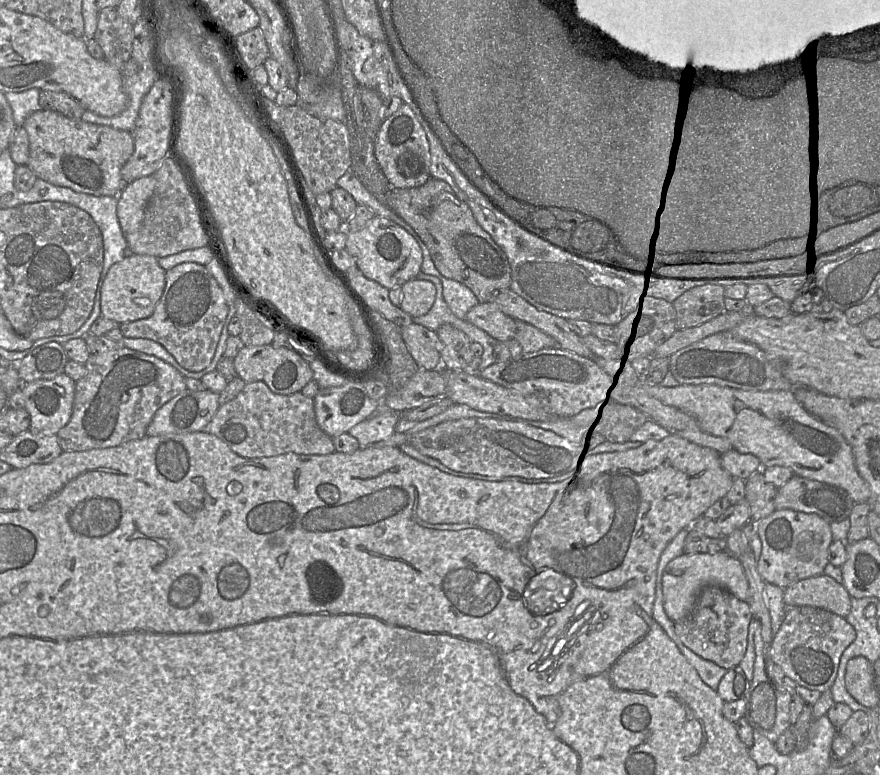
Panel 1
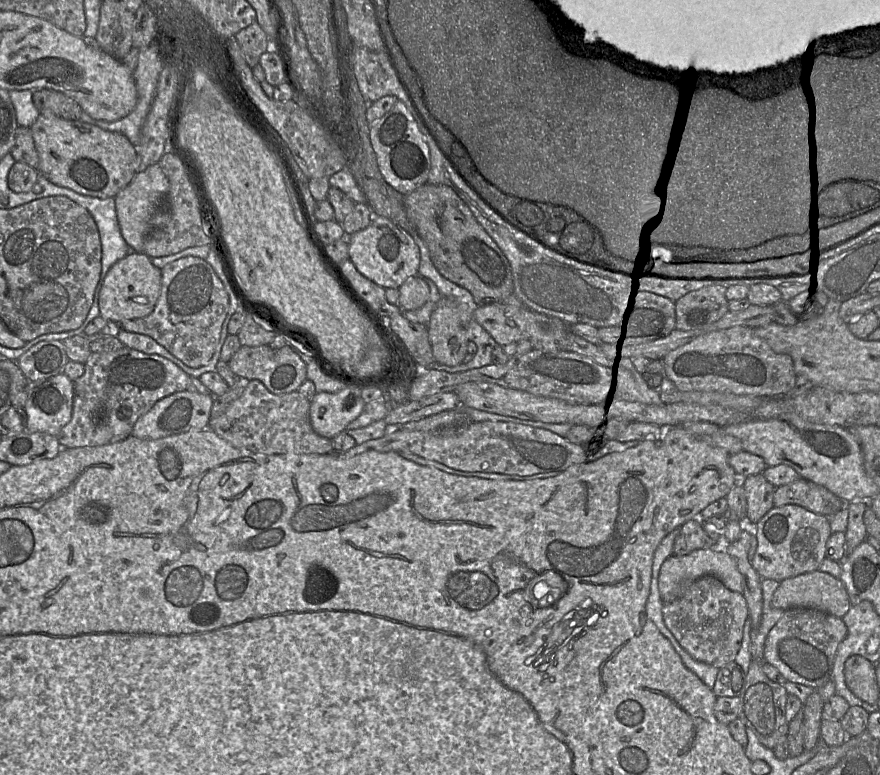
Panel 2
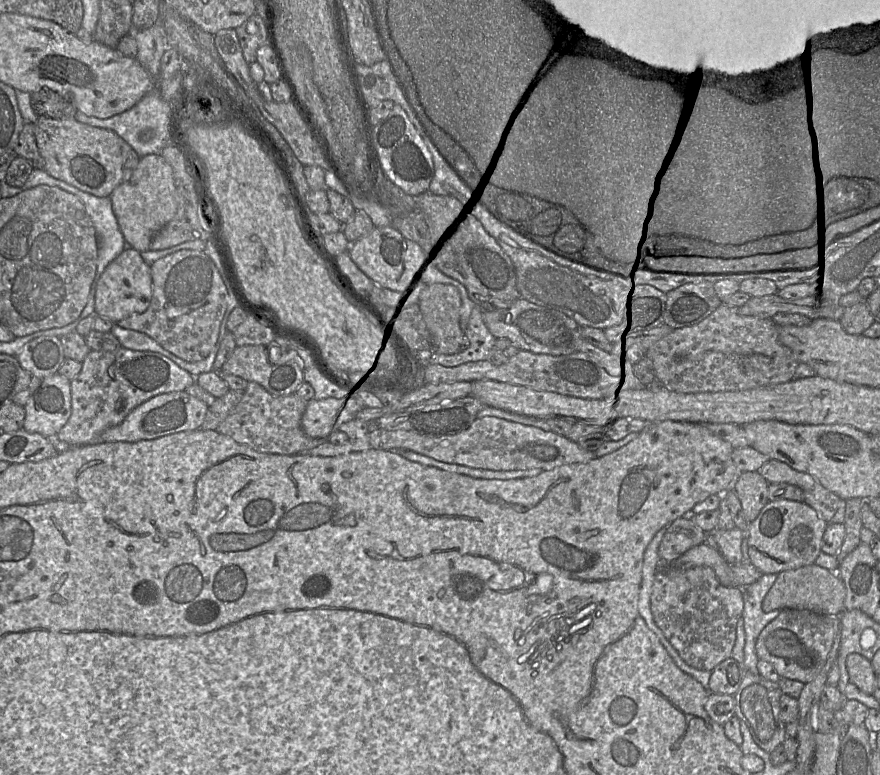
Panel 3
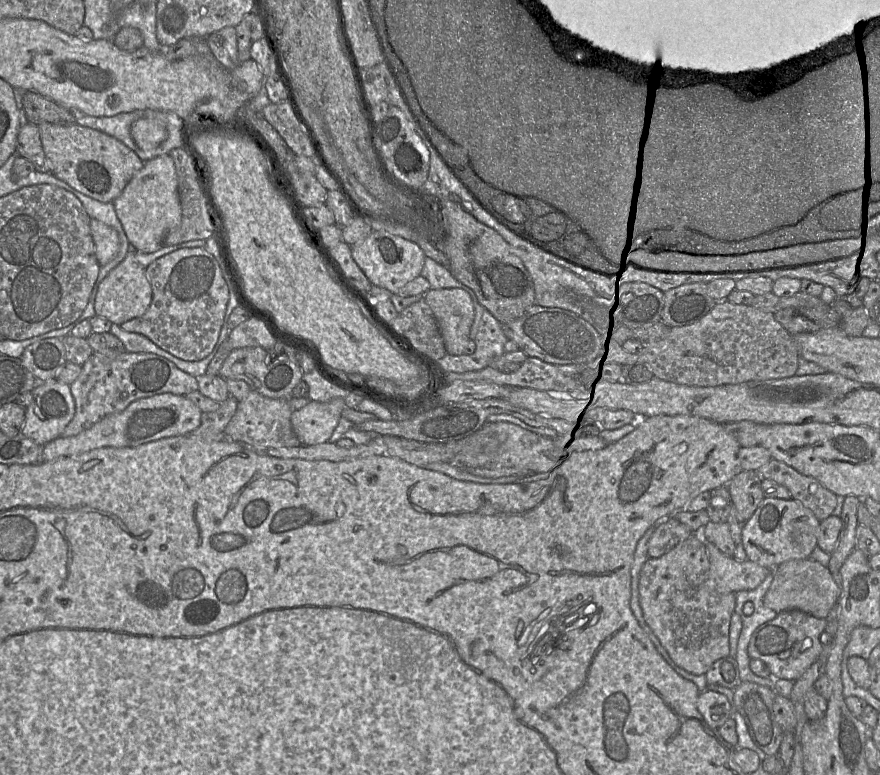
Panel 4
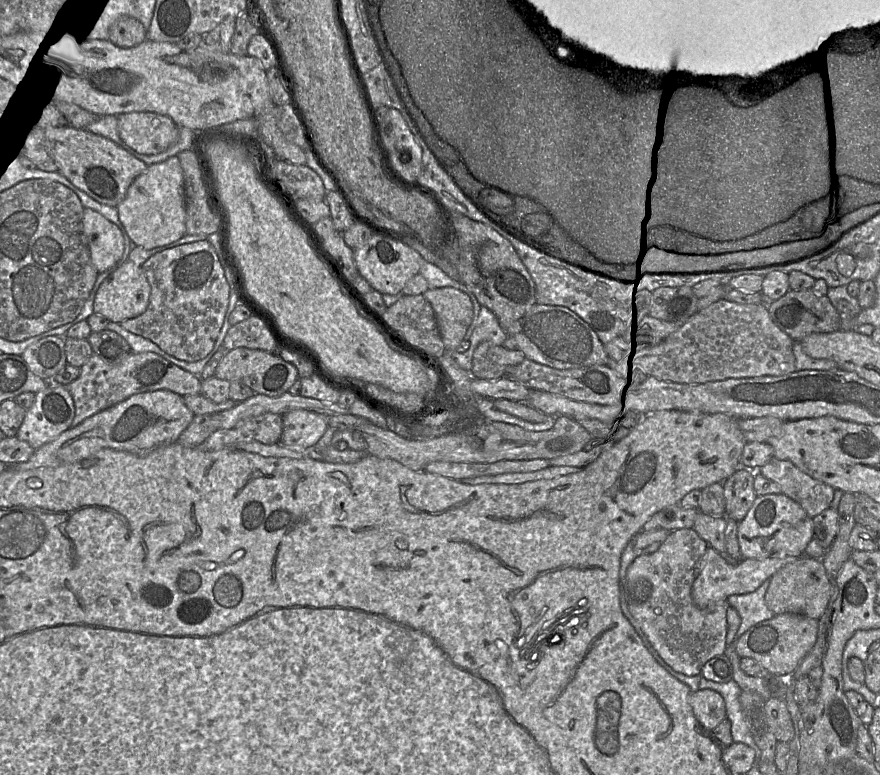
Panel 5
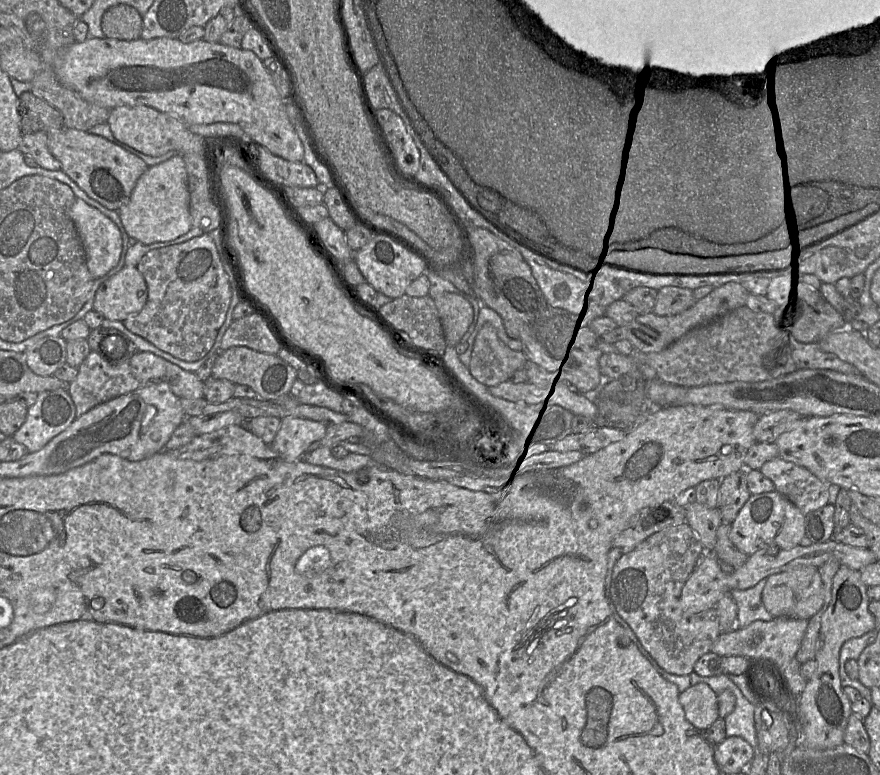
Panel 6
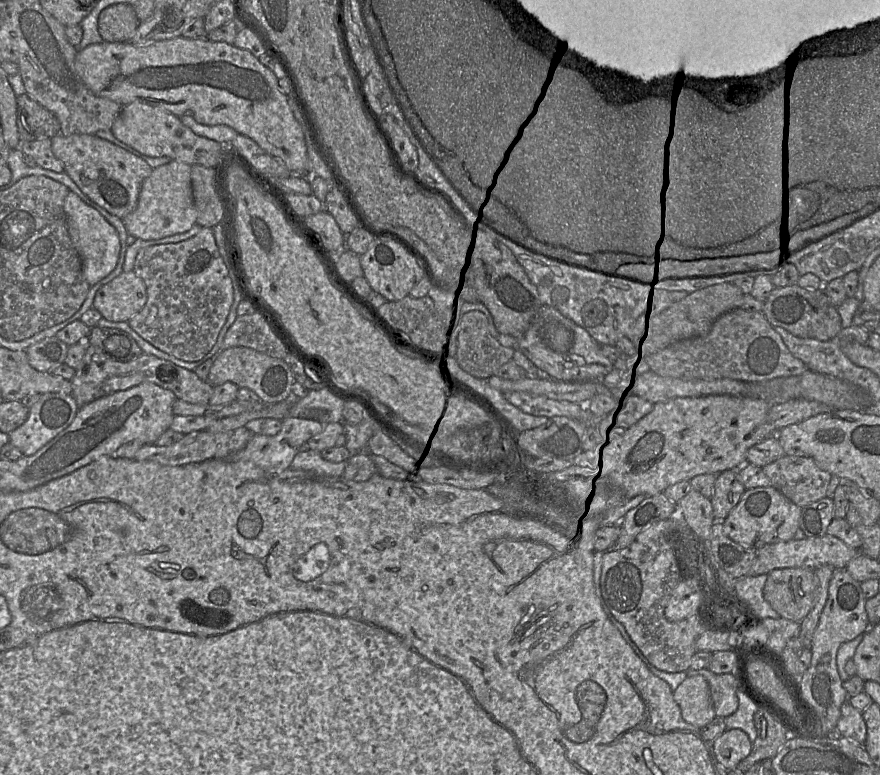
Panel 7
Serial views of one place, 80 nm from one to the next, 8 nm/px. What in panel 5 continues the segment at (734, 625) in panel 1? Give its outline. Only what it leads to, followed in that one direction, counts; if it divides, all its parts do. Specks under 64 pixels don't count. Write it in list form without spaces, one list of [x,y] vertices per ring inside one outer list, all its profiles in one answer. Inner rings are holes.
[[[693,528],[671,531],[659,549],[651,554],[637,556],[629,566],[624,590],[621,581],[621,609],[626,618],[639,626],[660,657],[675,671],[687,676],[700,675],[702,667],[710,659],[722,655],[727,650],[727,600],[720,600],[707,607],[695,605],[692,599],[692,586],[701,571],[701,561],[708,544]]]

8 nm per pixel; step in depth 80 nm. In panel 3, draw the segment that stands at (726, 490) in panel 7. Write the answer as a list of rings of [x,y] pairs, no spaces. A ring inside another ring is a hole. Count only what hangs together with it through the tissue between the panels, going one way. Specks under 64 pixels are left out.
[[[759,472],[739,473],[735,479],[731,489],[741,503],[747,523],[754,521],[761,509],[769,502],[768,485]]]

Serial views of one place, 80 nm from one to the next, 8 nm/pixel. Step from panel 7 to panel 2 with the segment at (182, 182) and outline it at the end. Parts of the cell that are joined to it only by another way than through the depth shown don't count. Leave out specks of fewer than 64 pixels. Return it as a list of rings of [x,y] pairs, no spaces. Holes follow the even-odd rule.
[[[156,163],[136,173],[131,182],[114,197],[121,234],[135,252],[143,252],[144,241],[150,232],[150,220],[163,204],[168,190],[169,180]]]

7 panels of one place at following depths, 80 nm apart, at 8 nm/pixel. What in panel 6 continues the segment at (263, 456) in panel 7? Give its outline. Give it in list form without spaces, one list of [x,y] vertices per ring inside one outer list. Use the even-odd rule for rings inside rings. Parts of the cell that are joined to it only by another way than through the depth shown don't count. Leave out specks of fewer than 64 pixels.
[[[285,417],[270,445],[286,462],[301,460],[311,444],[324,438],[324,423],[298,417]]]

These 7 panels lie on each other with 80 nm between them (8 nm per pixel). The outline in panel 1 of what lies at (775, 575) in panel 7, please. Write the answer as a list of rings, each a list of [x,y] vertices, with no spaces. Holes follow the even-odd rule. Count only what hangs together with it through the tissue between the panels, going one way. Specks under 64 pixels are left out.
[[[822,574],[801,580],[784,589],[786,607],[812,606],[846,617],[851,610],[851,596],[843,584]]]

